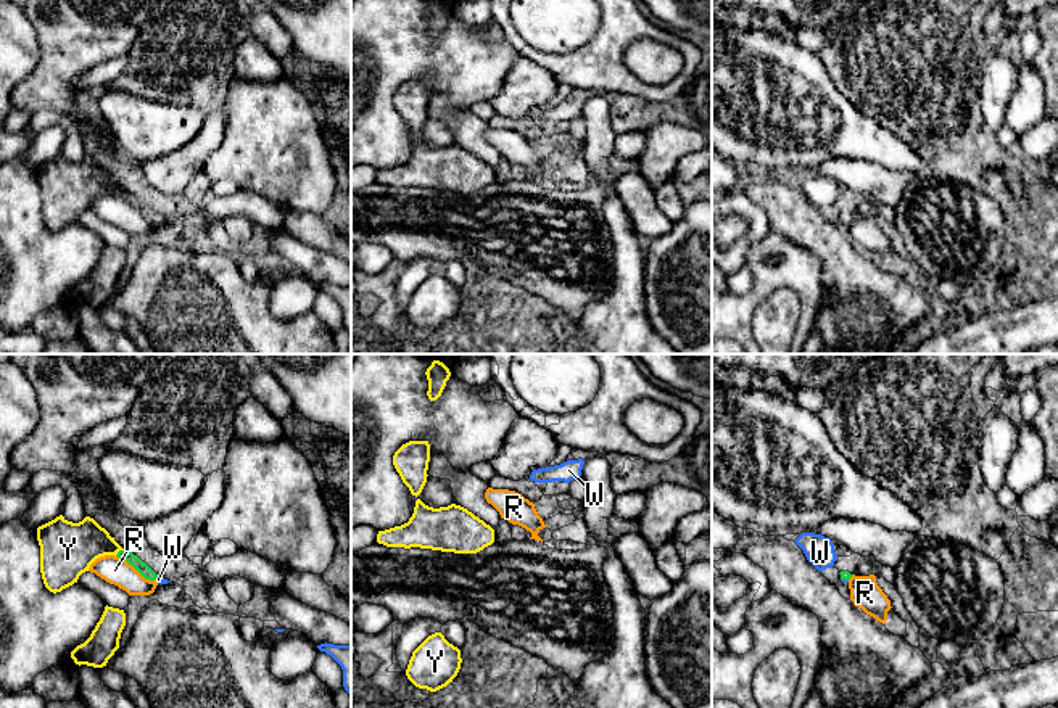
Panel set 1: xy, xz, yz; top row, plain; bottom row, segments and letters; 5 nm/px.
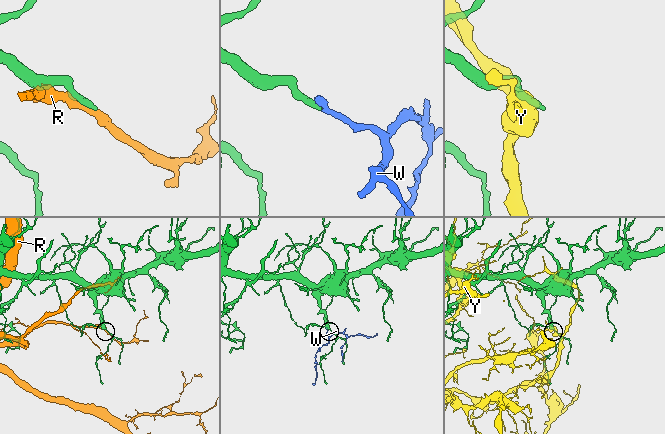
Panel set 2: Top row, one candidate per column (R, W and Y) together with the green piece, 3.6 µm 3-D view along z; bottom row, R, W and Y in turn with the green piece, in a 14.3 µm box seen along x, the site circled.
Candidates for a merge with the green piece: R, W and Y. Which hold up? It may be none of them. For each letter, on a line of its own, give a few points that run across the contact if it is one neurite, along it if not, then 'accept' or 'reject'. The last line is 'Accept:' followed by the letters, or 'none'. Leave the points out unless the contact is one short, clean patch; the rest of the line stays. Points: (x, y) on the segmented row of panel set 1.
R: reject
W: line yz (844, 575), (844, 578), (841, 580); accept
Y: reject
Accept: W

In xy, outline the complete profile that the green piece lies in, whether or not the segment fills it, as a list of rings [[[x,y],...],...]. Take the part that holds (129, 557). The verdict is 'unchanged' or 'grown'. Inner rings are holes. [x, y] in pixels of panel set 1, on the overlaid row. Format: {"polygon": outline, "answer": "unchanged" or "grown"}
{"polygon": [[[124,549],[124,550],[119,550],[116,557],[132,565],[145,579],[155,581],[158,578],[158,574],[132,552]]], "answer": "unchanged"}

